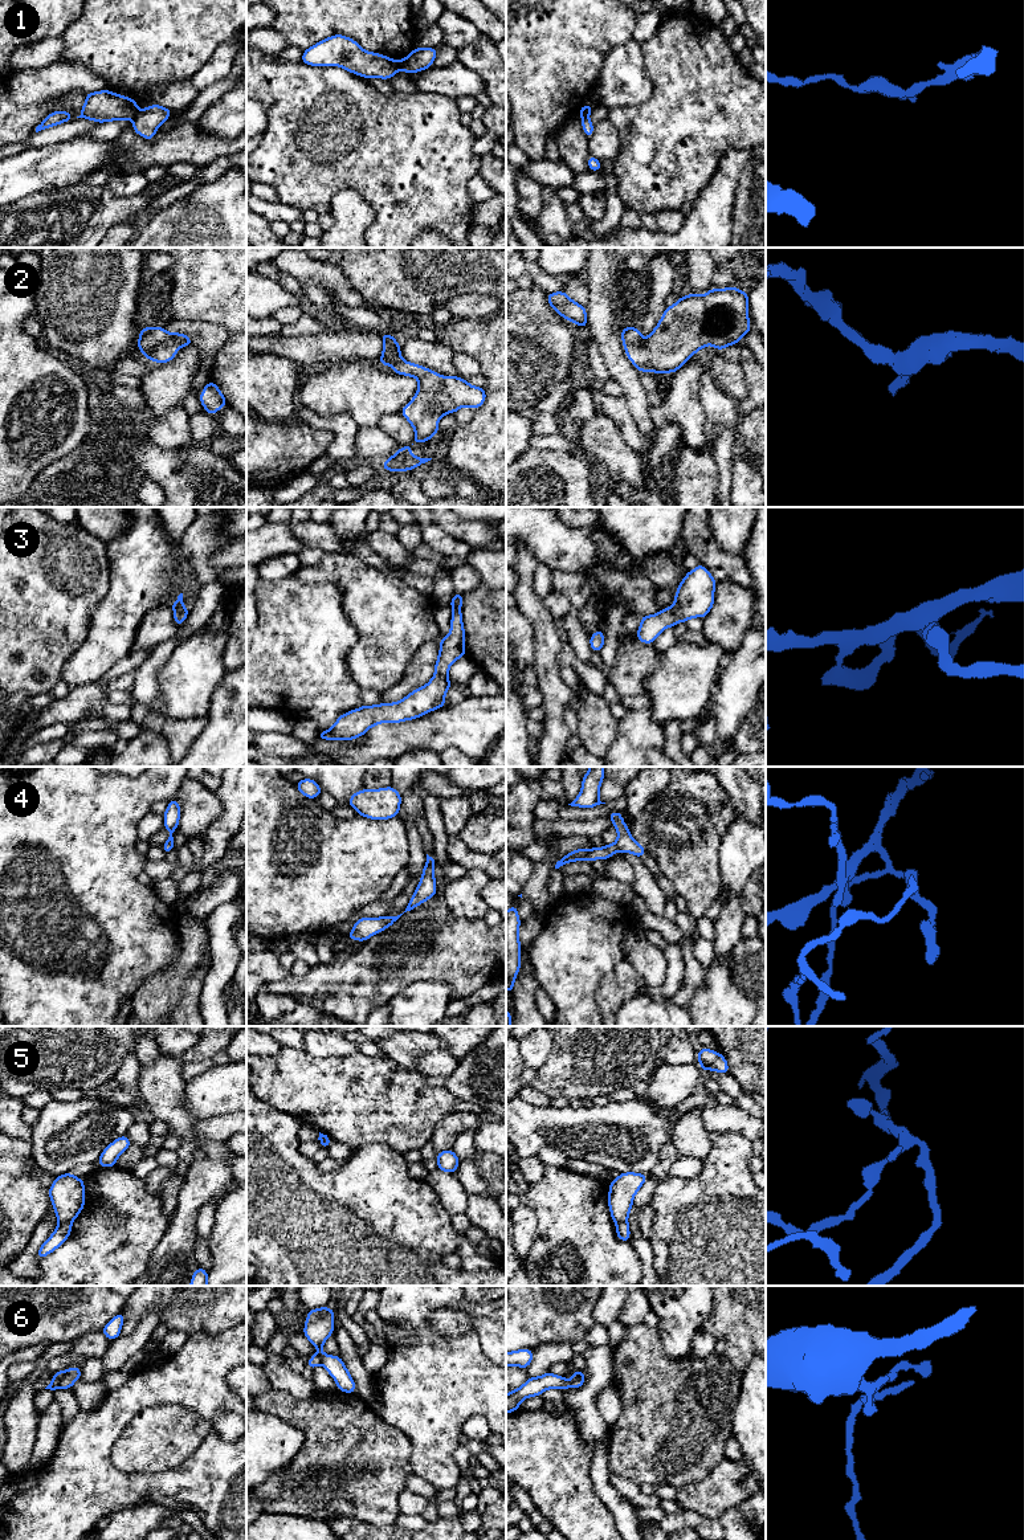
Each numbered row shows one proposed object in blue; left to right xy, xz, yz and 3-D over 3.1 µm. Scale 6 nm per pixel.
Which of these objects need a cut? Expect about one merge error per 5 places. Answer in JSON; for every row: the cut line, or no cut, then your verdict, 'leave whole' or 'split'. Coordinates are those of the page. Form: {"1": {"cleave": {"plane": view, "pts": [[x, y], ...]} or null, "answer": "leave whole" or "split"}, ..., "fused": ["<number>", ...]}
{"1": {"cleave": {"plane": "xy", "pts": [[138, 110], [133, 119]]}, "answer": "split"}, "2": {"cleave": null, "answer": "leave whole"}, "3": {"cleave": null, "answer": "leave whole"}, "4": {"cleave": null, "answer": "leave whole"}, "5": {"cleave": {"plane": "xy", "pts": [[70, 1221], [60, 1224]]}, "answer": "split"}, "6": {"cleave": {"plane": "xy", "pts": [[66, 1371], [57, 1387]]}, "answer": "split"}, "fused": ["1", "5", "6"]}

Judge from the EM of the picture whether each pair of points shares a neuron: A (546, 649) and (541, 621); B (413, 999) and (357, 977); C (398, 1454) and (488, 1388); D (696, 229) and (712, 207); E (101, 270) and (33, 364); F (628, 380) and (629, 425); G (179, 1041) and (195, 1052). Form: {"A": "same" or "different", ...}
{"A": "same", "B": "different", "C": "different", "D": "same", "E": "different", "F": "different", "G": "different"}

